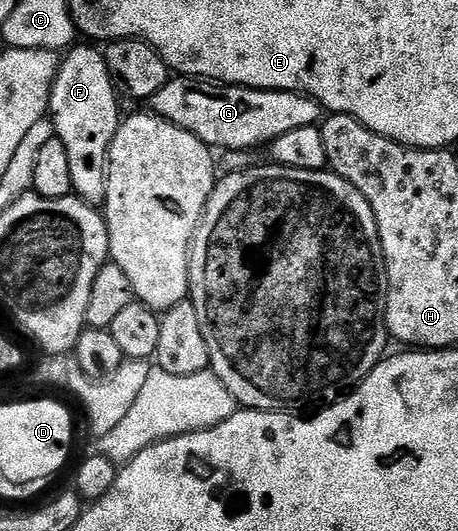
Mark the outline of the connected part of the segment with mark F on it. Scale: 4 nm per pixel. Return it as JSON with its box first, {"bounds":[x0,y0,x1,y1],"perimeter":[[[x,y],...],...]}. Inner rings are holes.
{"bounds":[49,43,121,207],"perimeter":[[[79,43],[60,60],[59,73],[55,76],[51,92],[49,118],[55,125],[55,136],[61,139],[61,143],[65,143],[65,151],[69,151],[69,175],[73,179],[74,192],[88,205],[96,207],[102,206],[107,199],[107,153],[111,150],[121,120],[115,93],[117,94],[117,86],[109,75],[107,58],[100,50],[98,53],[97,50]]]}

